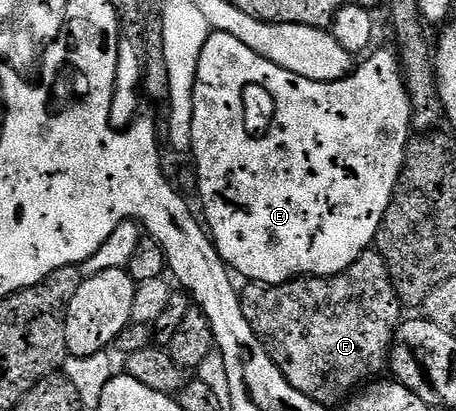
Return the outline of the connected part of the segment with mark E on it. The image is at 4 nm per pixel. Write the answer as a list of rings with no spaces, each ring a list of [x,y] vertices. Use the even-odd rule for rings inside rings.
[[[211,32],[208,43],[204,43],[204,51],[200,51],[200,63],[196,67],[190,153],[192,158],[194,157],[194,169],[198,172],[198,193],[202,196],[202,209],[206,212],[204,221],[208,232],[218,248],[219,255],[239,278],[246,277],[242,279],[247,282],[259,281],[265,285],[279,285],[296,277],[331,277],[344,272],[375,244],[378,228],[388,211],[390,200],[394,198],[394,188],[398,185],[398,176],[402,174],[406,162],[406,146],[410,144],[414,120],[414,108],[410,106],[410,90],[399,54],[394,54],[390,49],[376,49],[349,77],[342,77],[339,81],[313,81],[304,79],[304,75],[284,71],[284,67],[256,55],[252,47],[244,47],[240,39],[227,33]],[[250,89],[259,89],[260,92],[266,93],[267,99],[270,100],[270,122],[267,123],[266,129],[257,129],[254,126],[258,121],[258,105],[254,101],[246,105],[246,96],[249,95]]]

